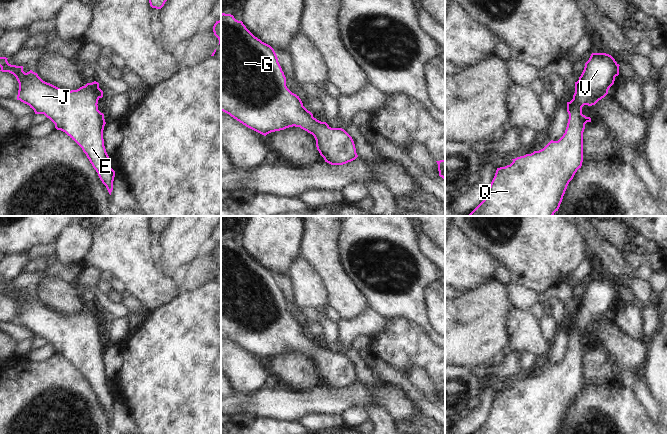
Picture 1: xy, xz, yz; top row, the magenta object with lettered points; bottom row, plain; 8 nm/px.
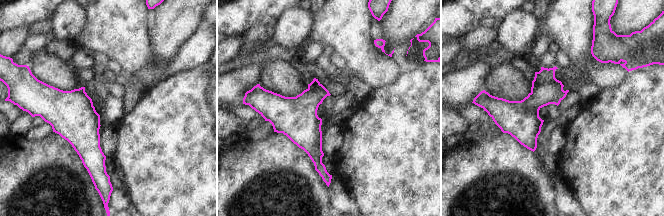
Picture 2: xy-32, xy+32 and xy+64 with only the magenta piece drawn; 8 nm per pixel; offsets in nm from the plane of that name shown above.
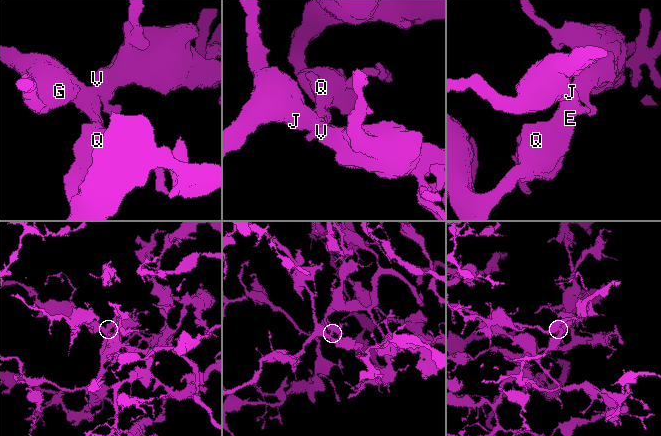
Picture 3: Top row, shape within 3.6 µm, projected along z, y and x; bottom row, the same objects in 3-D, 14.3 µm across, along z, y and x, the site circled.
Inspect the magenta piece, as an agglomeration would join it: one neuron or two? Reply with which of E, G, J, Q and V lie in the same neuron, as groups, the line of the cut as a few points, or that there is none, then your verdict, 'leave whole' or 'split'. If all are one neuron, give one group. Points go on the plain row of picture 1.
E G J Q V; no cut; leave whole

